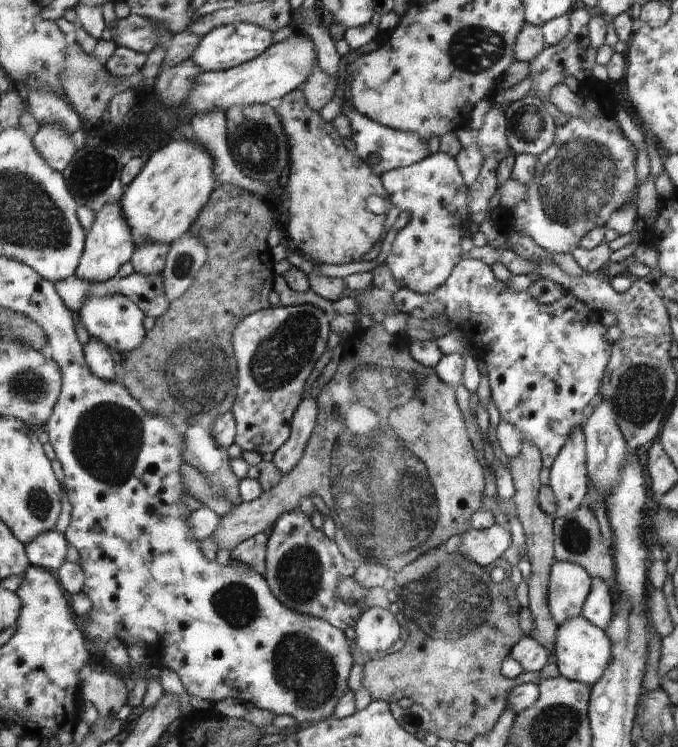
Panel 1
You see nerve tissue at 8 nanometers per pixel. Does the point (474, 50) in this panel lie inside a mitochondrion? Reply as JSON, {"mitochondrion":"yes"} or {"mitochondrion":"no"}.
{"mitochondrion":"yes"}

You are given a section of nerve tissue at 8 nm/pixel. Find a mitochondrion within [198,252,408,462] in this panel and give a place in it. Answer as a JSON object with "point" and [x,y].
{"point":[278,359]}

